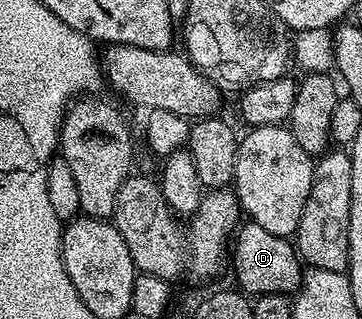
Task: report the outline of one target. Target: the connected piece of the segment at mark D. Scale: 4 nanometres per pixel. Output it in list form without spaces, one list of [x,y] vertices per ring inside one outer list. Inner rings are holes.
[[[247,220],[238,227],[233,238],[233,266],[238,289],[248,296],[261,294],[294,295],[302,287],[305,266],[296,243],[291,238],[273,236],[261,224]]]

